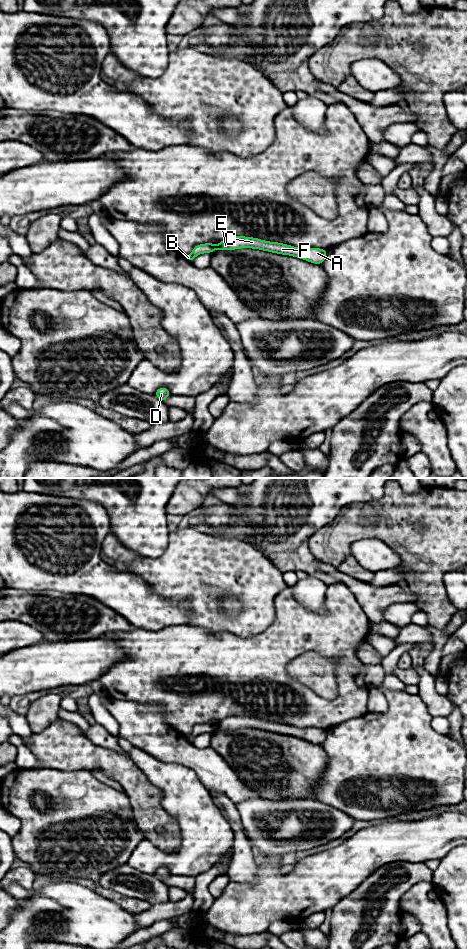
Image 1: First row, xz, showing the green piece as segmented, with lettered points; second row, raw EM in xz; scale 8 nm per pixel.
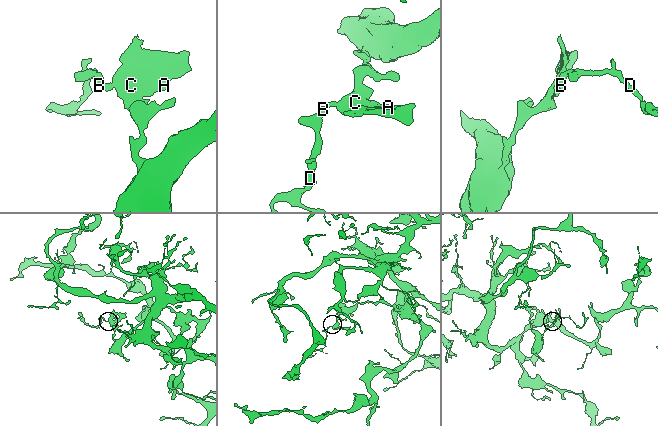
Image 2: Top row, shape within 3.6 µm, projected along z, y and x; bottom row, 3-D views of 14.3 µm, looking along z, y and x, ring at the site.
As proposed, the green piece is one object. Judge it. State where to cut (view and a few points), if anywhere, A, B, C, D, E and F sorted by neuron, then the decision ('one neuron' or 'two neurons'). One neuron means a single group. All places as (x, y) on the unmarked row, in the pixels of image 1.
cut in xz along (217, 725), (215, 728); A C E F / B D; two neurons

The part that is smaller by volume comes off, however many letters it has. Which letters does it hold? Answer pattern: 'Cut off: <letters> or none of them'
Cut off: B, D

